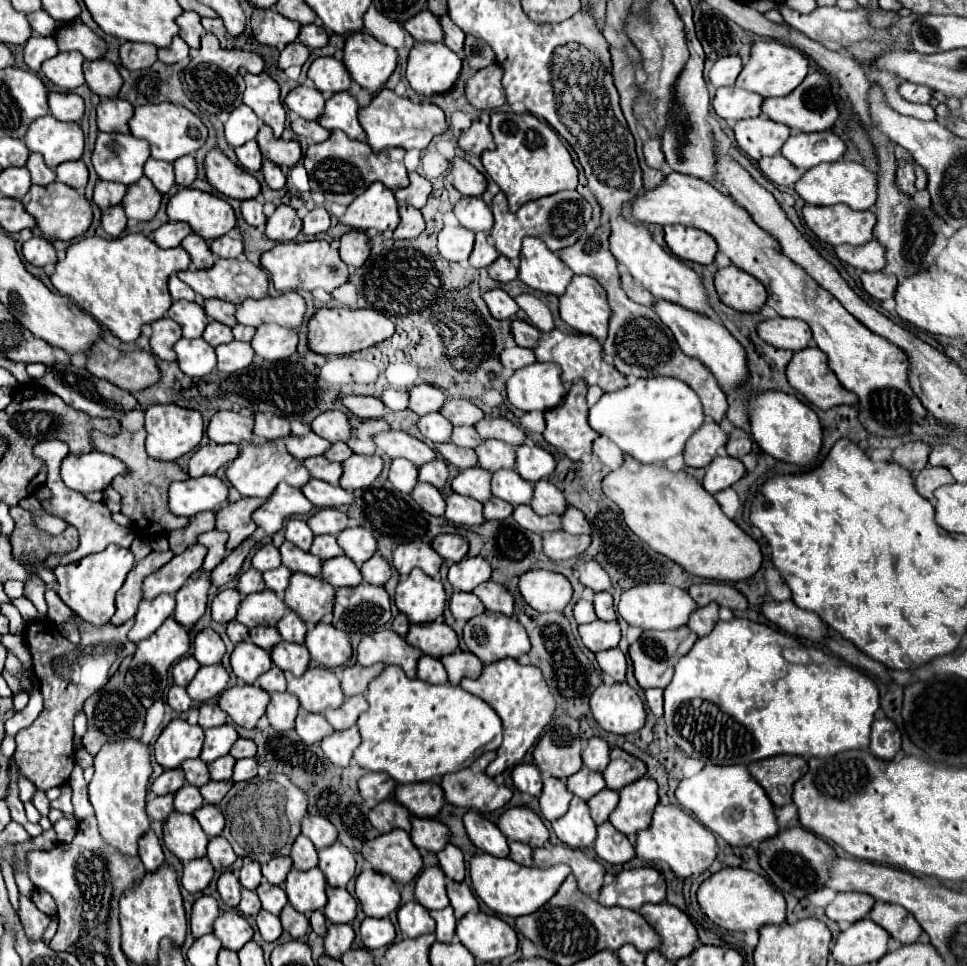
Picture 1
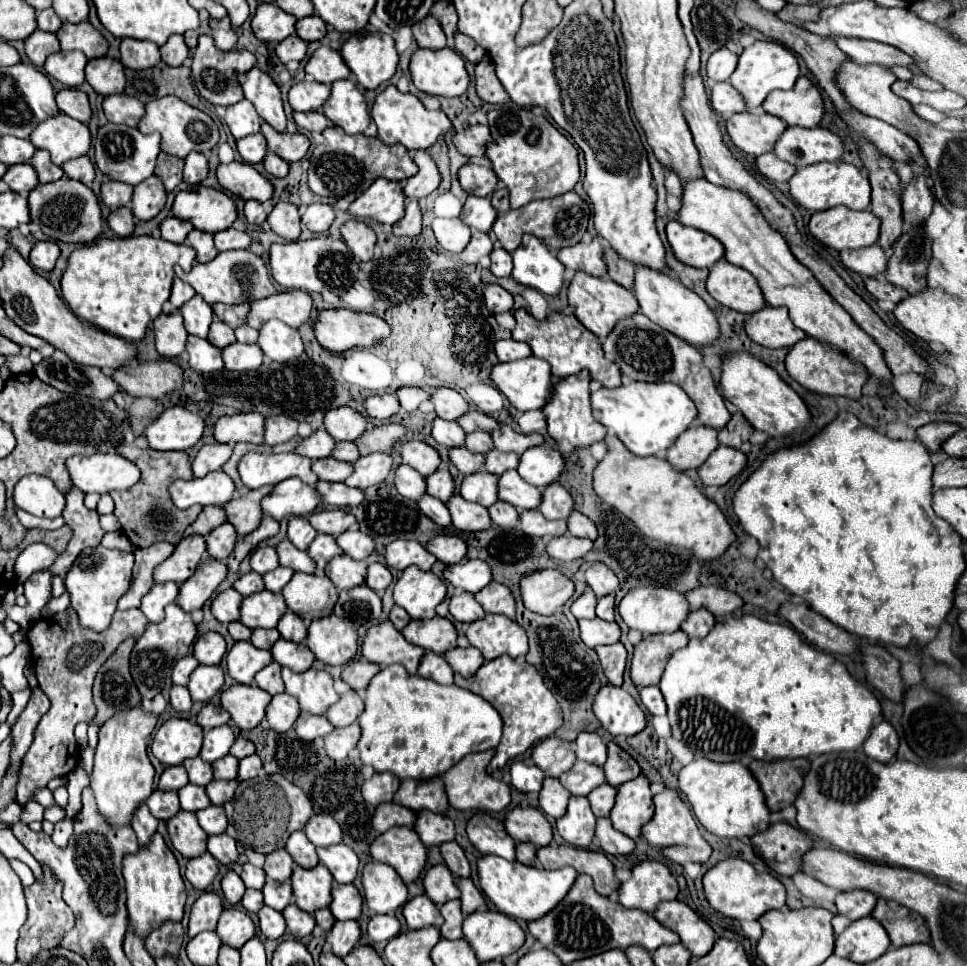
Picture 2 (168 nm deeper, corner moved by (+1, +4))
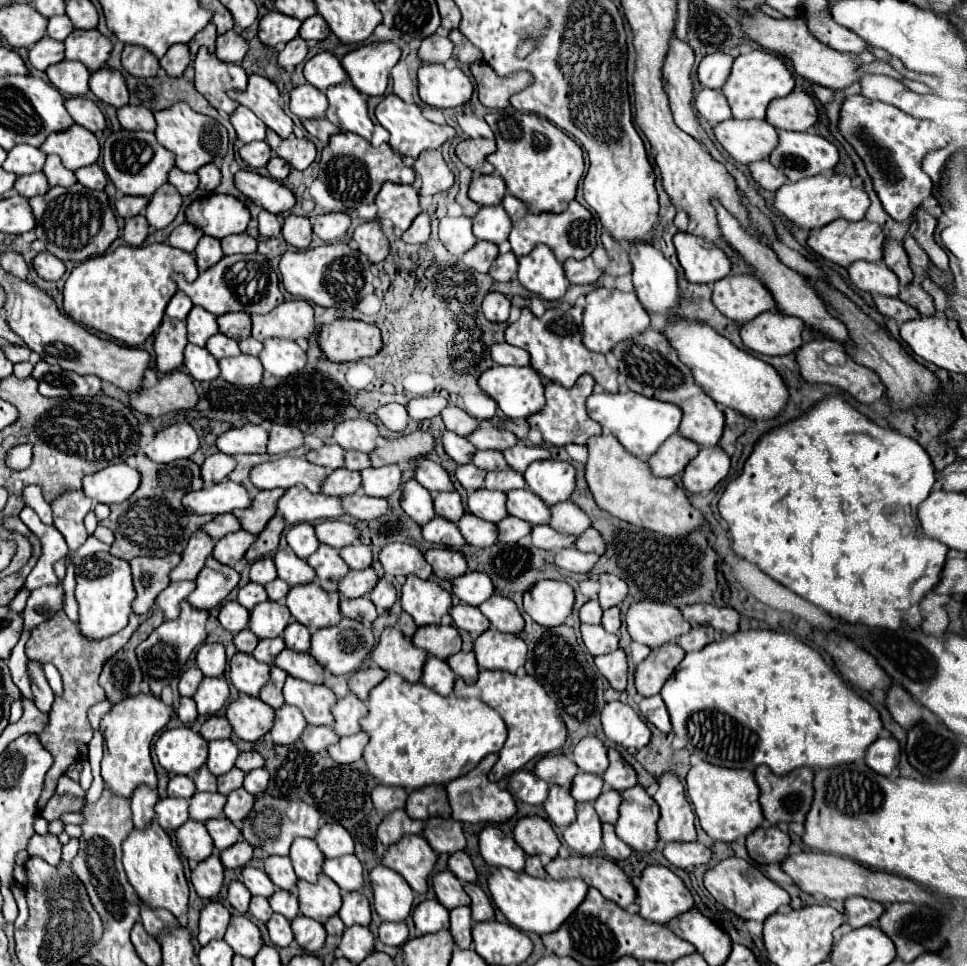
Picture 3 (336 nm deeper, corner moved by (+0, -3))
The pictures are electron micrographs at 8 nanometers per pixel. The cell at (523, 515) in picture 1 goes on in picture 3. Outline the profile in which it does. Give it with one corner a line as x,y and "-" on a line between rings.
534,525
532,531
532,543
540,549
548,549
548,551
554,551
554,549
564,549
564,547
572,547
576,537
574,535
566,535
566,533
558,533
554,531
550,525

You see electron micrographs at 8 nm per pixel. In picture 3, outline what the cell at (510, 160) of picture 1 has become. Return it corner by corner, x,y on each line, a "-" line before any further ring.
506,107
486,115
486,123
496,135
496,153
488,161
496,167
510,195
518,197
530,213
560,213
576,195
578,181
584,173
582,147
564,131
556,129
548,119
526,115

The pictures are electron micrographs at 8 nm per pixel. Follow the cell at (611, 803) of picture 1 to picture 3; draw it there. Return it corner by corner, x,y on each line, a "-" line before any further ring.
606,789
596,801
594,801
594,809
600,817
602,823
614,823
618,819
618,807
620,807
620,793
614,789

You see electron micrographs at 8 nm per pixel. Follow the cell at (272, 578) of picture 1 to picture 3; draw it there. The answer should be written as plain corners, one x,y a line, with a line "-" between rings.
274,579
274,581
270,581
268,585
264,585
264,589
266,589
266,593
268,593
268,597
272,599
272,601
282,601
284,597
286,597
286,593
288,593
288,583
284,581
284,579

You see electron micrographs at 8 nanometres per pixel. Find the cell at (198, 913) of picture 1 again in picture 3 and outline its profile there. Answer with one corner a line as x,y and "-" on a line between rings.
210,901
200,911
200,923
198,923
198,943
206,945
212,939
222,939
226,933
230,921
230,911
222,903

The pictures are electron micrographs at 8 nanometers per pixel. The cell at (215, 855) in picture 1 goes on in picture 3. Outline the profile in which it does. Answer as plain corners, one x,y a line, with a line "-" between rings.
238,841
232,847
220,851
220,861
226,869
236,869
236,867
244,867
254,855
254,849
246,843
246,841

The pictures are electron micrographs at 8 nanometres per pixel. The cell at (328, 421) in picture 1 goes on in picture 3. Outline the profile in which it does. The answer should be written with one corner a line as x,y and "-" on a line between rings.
348,419
336,425
332,437
346,451
358,449
358,451
370,453
376,447
378,427
368,419

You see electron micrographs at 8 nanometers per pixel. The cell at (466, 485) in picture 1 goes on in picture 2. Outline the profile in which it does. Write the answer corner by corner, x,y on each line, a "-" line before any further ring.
475,472
471,476
467,476
461,484
461,496
469,502
479,502
481,506
489,508
493,506
499,496
497,496
497,480
493,474
483,472

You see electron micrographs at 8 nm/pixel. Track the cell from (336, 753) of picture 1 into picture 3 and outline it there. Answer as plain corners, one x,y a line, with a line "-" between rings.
360,731
356,735
342,737
336,745
330,745
328,755
340,765
354,763
354,761
358,761
362,757
362,749
366,747
366,743
368,743
368,735
364,731

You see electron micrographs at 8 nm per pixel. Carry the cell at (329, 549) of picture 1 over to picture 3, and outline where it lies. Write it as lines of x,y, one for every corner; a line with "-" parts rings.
320,545
318,551
312,553
306,561
316,571
318,579
320,579
318,583
326,591
336,591
338,579
348,573
348,565
344,565
344,561
340,561
338,551
328,545

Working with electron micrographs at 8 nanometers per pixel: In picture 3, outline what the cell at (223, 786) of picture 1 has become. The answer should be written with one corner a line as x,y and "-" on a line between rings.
242,787
240,789
234,789
226,797
224,815
238,825
244,817
248,817
248,813
252,811
252,805
254,805
254,795
246,793
246,789
242,789

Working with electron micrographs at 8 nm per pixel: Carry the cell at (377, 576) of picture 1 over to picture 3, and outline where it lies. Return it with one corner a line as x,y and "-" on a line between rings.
380,579
370,593
370,599
378,609
390,609
396,601
396,589
386,579

